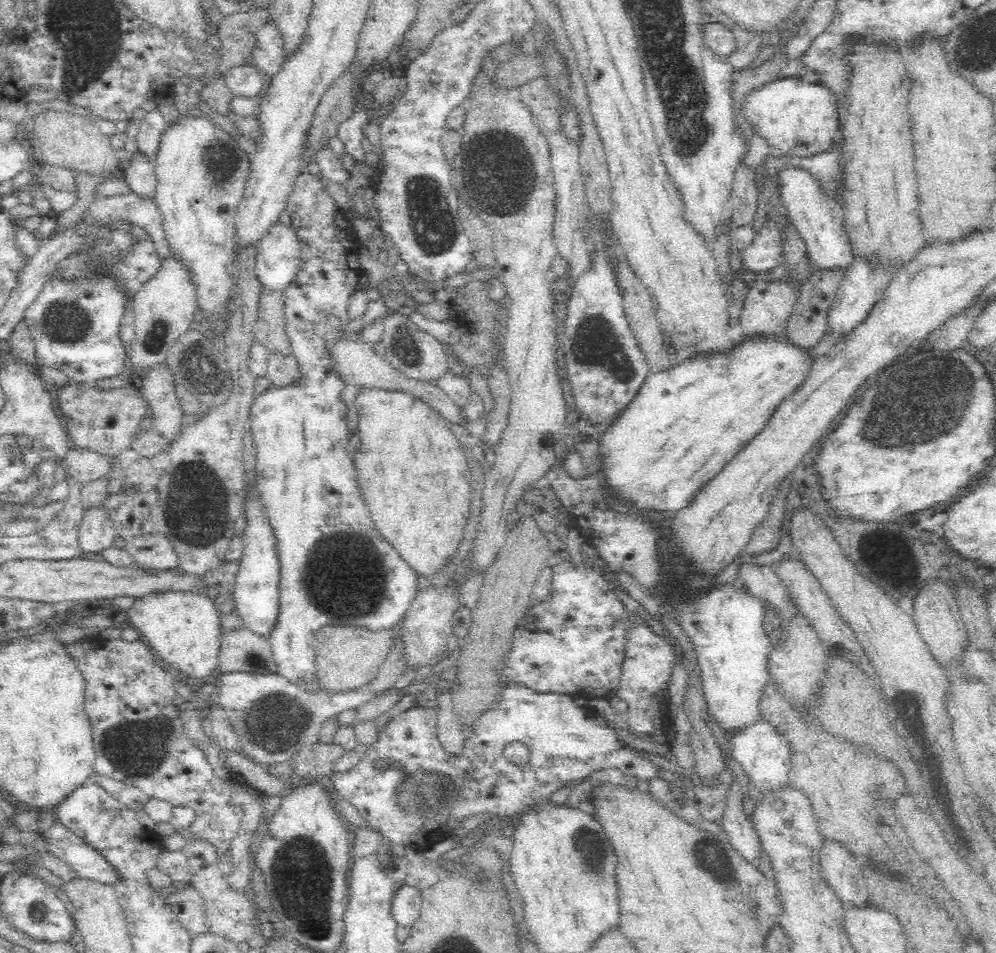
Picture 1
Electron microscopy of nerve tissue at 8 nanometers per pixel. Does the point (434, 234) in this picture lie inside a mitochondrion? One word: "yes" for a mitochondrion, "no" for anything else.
yes

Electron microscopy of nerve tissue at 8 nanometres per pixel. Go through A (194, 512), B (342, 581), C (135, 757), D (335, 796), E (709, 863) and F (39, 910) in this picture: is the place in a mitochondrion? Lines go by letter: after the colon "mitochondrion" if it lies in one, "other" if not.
A: mitochondrion
B: mitochondrion
C: mitochondrion
D: other
E: mitochondrion
F: mitochondrion

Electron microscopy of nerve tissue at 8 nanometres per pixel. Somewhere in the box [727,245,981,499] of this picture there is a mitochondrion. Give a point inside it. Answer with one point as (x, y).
(904, 409)

